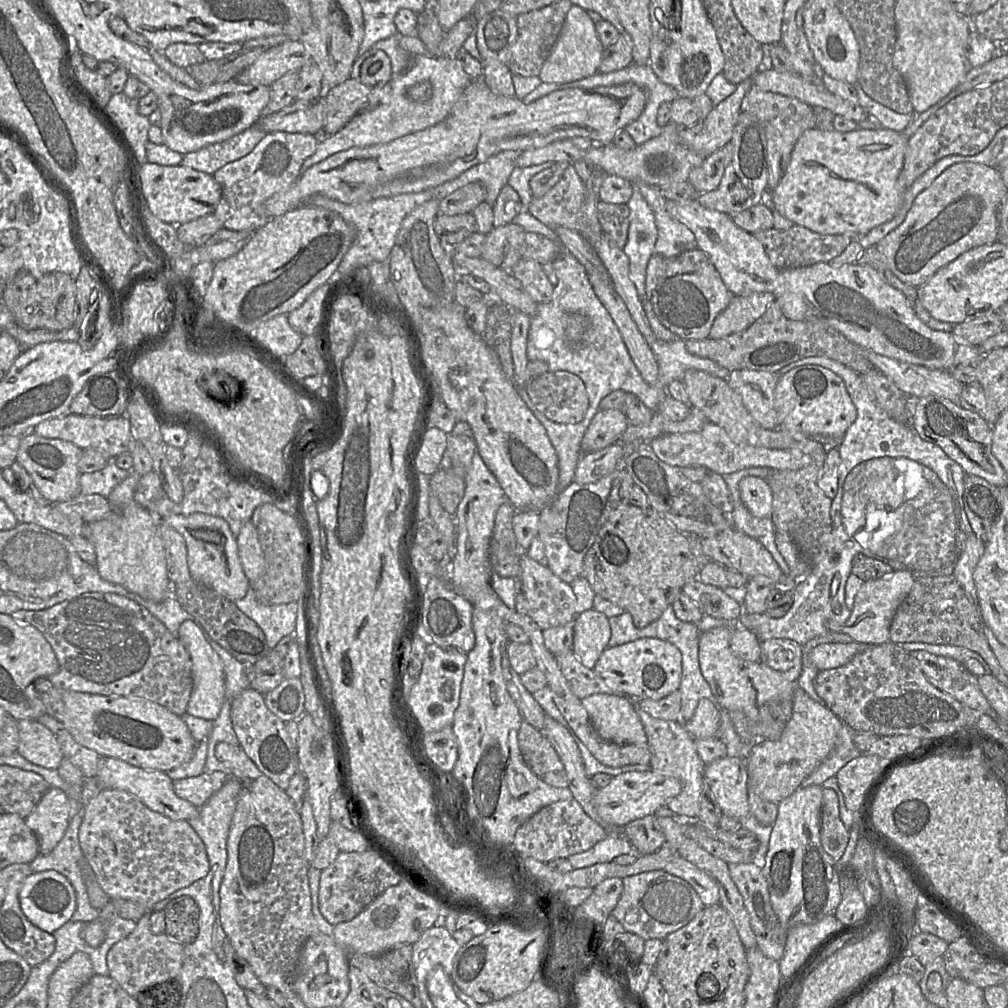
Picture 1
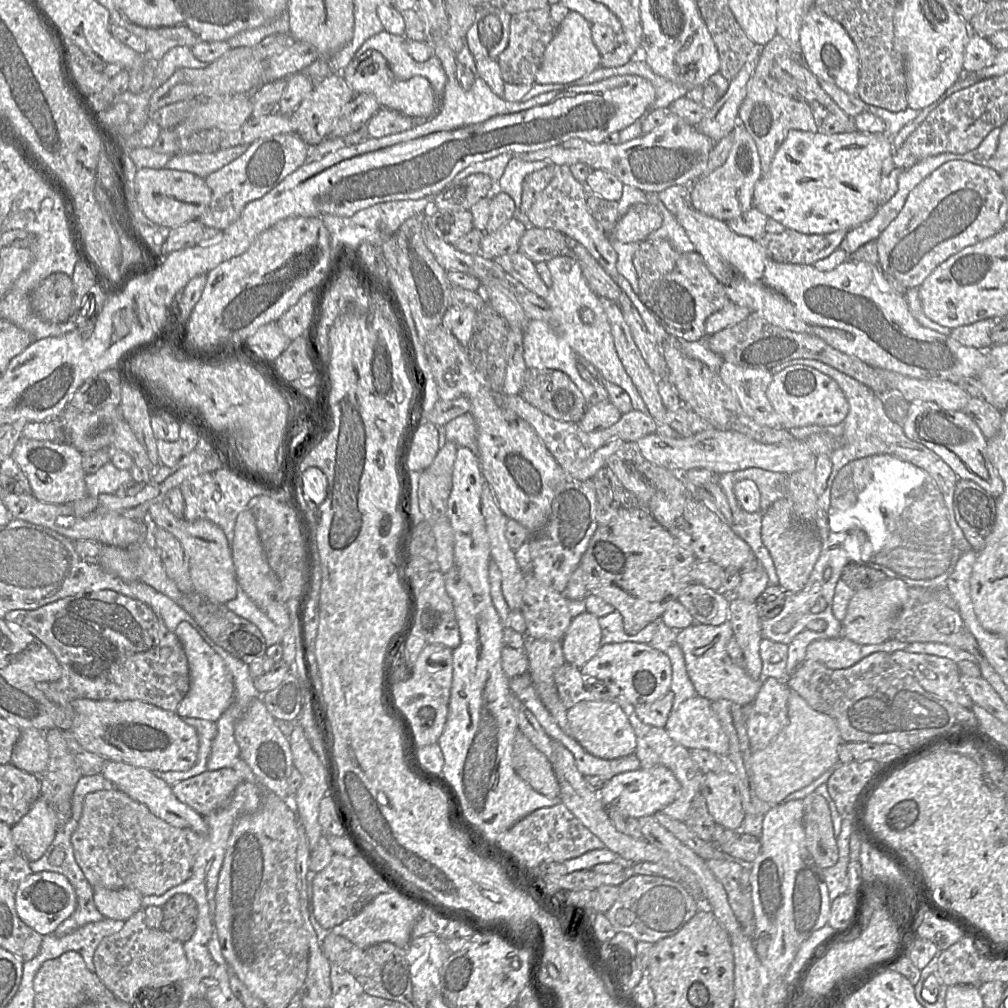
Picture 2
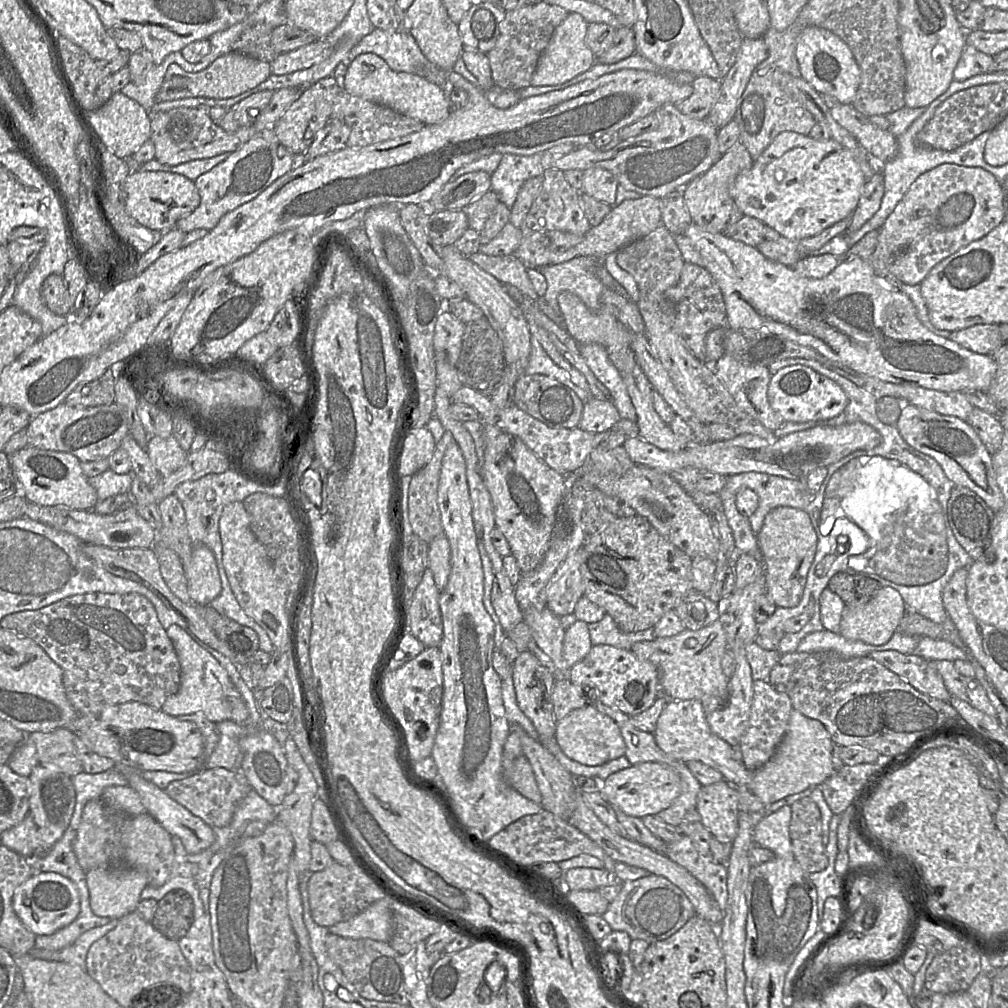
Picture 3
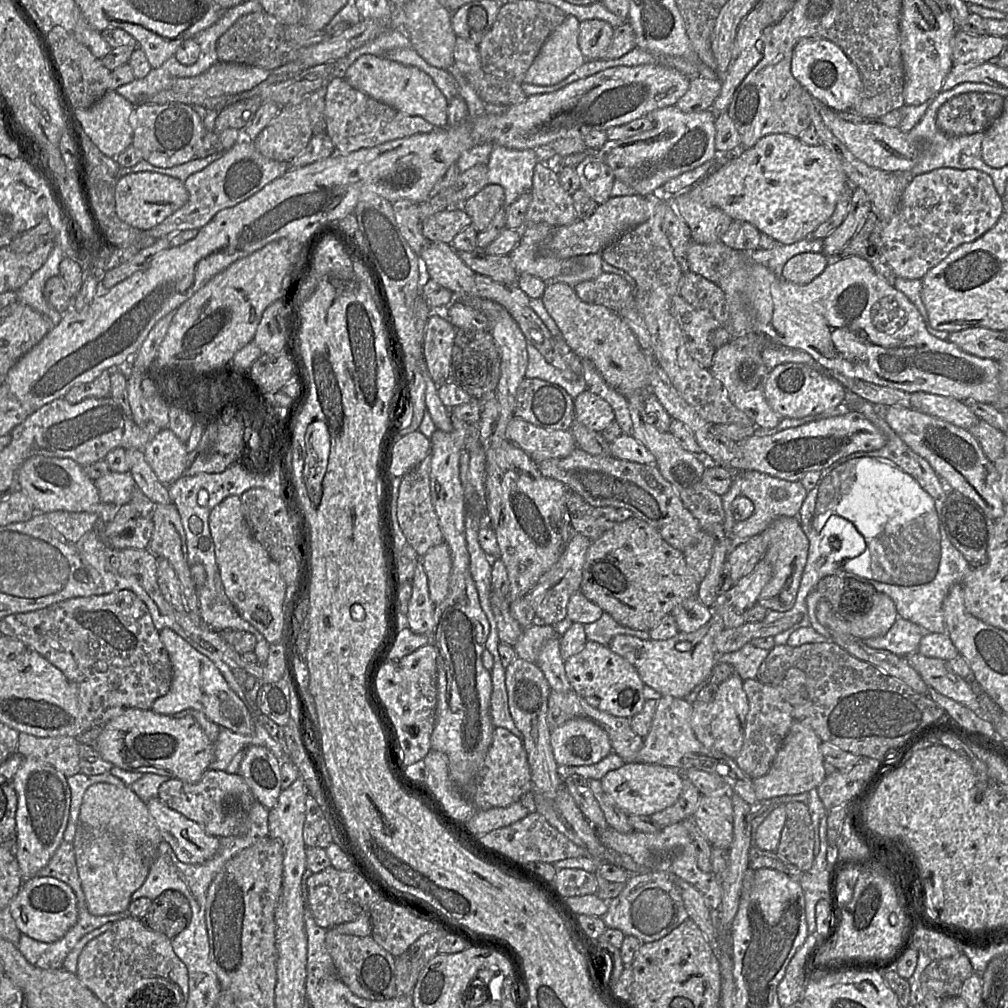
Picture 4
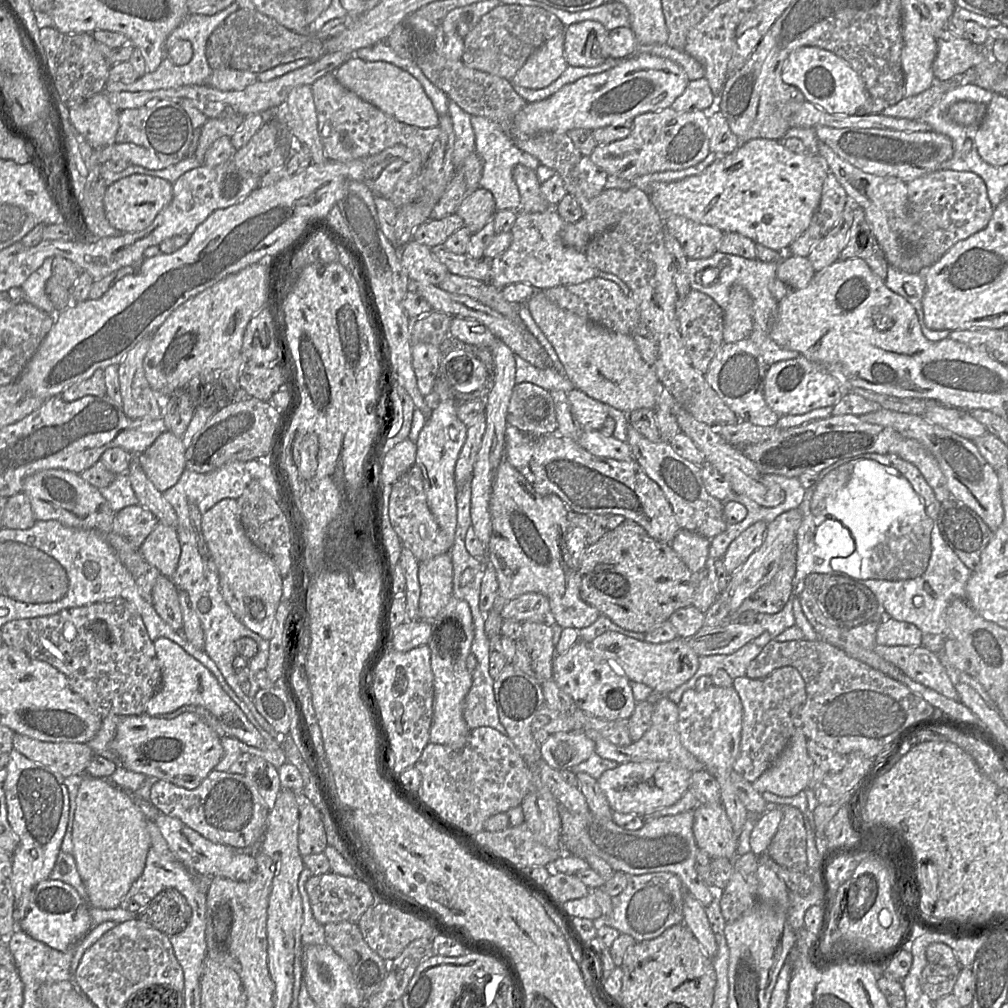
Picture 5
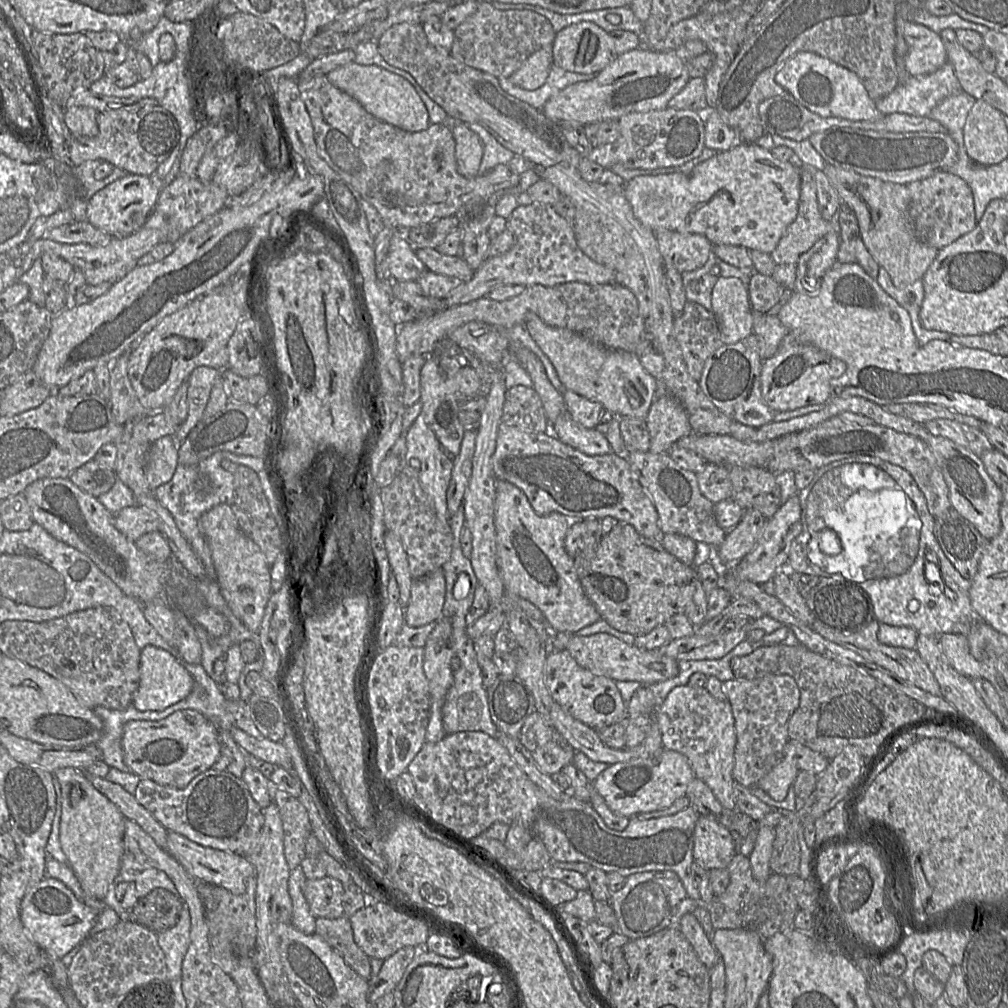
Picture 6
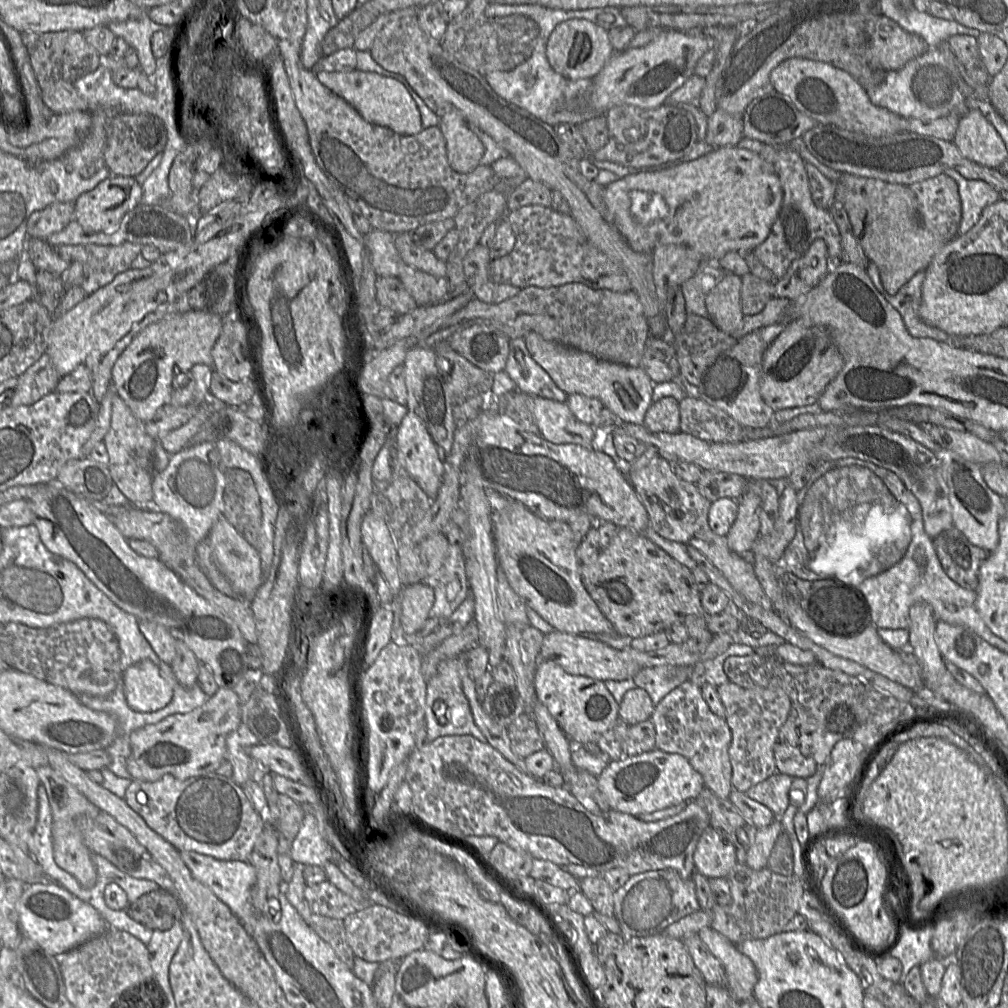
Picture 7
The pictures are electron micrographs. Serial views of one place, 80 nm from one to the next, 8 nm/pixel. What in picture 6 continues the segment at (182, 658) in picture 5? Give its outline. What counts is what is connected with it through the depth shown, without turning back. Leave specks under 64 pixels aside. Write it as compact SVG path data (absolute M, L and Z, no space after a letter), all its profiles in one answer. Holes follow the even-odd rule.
M146 646L140 657L140 682L133 695L132 706L139 711L163 711L185 699L194 687L194 677L179 655ZM237 727L231 729L231 734L238 746L248 754L286 770L293 770L291 755L281 742L255 738Z

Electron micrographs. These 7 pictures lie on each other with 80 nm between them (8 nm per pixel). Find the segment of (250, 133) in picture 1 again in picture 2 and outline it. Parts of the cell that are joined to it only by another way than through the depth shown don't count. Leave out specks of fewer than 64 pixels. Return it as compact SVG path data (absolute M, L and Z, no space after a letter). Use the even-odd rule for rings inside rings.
M238 145L213 153L176 154L171 156L164 168L187 171L204 179L240 157L248 146Z

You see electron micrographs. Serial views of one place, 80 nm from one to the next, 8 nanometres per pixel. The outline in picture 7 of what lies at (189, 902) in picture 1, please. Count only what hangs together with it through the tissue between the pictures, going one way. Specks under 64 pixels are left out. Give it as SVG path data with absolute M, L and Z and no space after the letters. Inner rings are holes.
M159 888L139 897L126 909L136 922L150 930L167 931L182 921L183 908L175 894Z

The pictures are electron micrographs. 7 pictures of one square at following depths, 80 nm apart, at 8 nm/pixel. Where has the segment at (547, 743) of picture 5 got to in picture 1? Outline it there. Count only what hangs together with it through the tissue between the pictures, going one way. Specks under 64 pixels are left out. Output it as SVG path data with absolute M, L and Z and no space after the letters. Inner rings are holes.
M596 693L581 702L592 727L602 739L619 745L647 743L643 725L625 697Z

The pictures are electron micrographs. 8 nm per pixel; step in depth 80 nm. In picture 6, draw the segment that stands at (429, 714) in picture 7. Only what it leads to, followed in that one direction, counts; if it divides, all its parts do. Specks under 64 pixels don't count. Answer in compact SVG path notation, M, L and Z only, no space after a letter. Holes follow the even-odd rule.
M470 638L452 659L451 665L454 670L454 683L447 693L442 708L442 722L445 733L481 731L489 736L496 736L499 729L490 716L487 688L482 684L481 667L477 661L474 642Z

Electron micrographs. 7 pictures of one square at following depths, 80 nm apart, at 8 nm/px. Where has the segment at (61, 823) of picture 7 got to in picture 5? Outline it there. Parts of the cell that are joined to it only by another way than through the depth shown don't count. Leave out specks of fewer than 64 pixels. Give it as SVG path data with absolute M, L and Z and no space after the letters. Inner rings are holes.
M85 776L79 786L75 805L72 824L72 855L85 887L88 902L95 908L118 908L132 884L144 871L150 848L150 835L147 829L148 820L135 803L131 793L107 779Z

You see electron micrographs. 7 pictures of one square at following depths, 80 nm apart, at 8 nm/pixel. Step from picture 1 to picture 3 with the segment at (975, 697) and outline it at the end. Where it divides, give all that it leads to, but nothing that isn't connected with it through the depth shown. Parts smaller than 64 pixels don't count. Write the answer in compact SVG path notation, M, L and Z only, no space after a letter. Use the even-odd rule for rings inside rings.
M895 650L875 651L869 657L897 674L919 692L949 702L951 694L946 689L933 661L914 654L902 654Z

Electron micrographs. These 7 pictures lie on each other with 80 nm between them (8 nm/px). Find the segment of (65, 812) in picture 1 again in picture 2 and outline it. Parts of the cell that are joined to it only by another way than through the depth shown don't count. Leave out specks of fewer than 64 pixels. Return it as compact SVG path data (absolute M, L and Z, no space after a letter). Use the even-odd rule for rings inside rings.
M41 797L36 800L30 811L11 827L11 835L18 853L29 862L44 855L57 831L55 812Z

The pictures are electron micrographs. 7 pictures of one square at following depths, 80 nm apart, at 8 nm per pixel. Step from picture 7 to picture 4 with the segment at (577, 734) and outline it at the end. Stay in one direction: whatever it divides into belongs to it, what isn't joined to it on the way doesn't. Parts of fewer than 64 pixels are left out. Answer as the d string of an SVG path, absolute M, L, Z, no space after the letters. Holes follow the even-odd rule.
M587 641L580 652L564 661L564 666L570 689L589 705L613 716L625 718L631 718L642 710L646 701L643 695L645 684L635 667L620 655L614 653L607 645Z

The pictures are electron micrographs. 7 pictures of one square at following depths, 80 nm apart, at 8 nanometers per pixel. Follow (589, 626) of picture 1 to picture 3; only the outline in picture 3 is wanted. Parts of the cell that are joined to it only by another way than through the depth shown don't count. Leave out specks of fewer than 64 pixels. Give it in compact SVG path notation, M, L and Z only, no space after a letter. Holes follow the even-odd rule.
M576 620L565 632L562 644L562 657L564 664L567 667L567 677L569 668L581 661L589 653L593 646L591 643L588 626L588 623L581 620Z

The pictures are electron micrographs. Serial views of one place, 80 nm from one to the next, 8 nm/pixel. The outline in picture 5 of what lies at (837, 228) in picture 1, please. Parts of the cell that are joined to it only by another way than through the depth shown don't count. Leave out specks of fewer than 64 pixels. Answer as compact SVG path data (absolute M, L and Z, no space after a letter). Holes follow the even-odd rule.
M754 139L741 145L732 153L727 154L709 165L703 172L670 183L660 183L649 193L650 201L658 213L664 218L673 215L683 216L696 223L709 225L718 228L724 233L736 232L750 238L756 244L763 245L775 251L784 251L796 240L810 225L816 212L818 211L822 187L825 178L830 174L826 160L819 154L803 153L797 154L788 150L781 141L771 139Z

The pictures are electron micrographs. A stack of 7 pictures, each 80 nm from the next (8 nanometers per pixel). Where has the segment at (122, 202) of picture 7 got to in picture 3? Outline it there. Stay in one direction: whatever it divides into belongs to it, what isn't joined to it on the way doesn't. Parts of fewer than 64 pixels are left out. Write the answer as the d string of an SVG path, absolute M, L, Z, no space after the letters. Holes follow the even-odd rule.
M132 171L124 182L125 208L141 225L161 232L174 228L176 222L191 214L200 203L194 181L165 171Z

